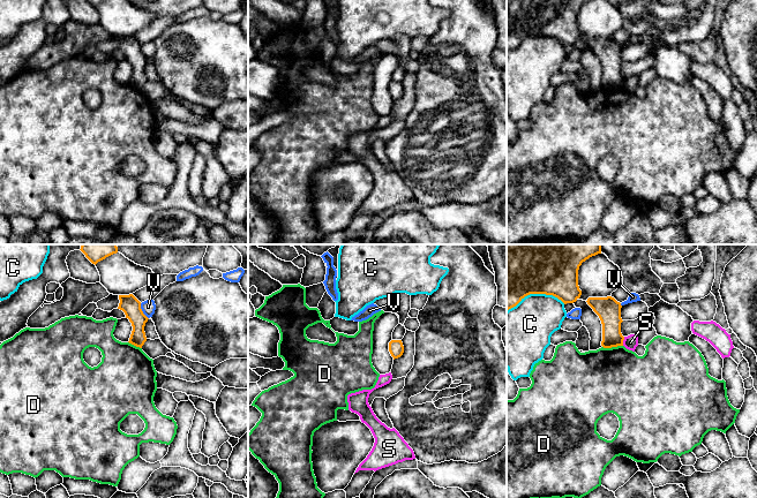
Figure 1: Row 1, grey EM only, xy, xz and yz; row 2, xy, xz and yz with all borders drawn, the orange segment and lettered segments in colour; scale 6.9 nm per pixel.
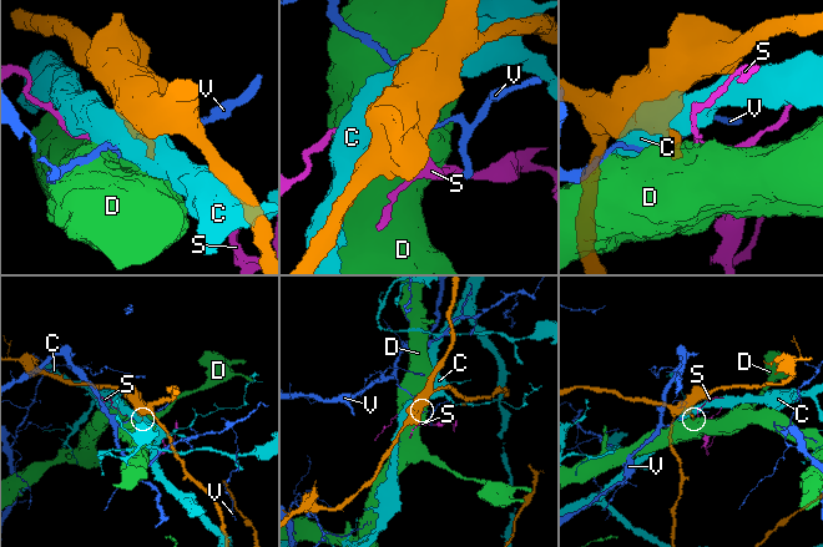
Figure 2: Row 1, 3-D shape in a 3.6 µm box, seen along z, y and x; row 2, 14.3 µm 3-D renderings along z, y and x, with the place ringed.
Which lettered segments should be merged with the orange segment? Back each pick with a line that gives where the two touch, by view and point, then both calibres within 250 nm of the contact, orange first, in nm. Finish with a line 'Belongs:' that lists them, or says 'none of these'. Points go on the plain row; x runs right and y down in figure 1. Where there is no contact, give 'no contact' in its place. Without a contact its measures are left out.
Belongs: none of these

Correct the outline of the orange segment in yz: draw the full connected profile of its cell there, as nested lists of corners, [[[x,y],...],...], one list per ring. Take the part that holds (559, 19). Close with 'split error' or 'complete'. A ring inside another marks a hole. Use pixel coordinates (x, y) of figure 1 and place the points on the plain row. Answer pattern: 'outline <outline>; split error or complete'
outline [[[507,0],[507,53],[530,36],[553,37],[564,46],[576,44],[582,32],[578,12],[589,0]]]; complete

